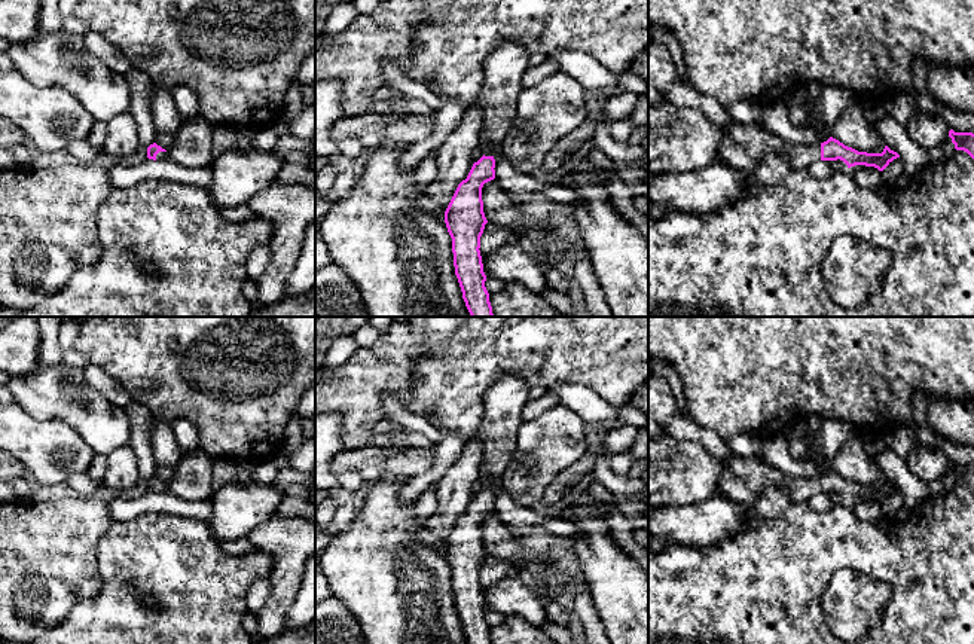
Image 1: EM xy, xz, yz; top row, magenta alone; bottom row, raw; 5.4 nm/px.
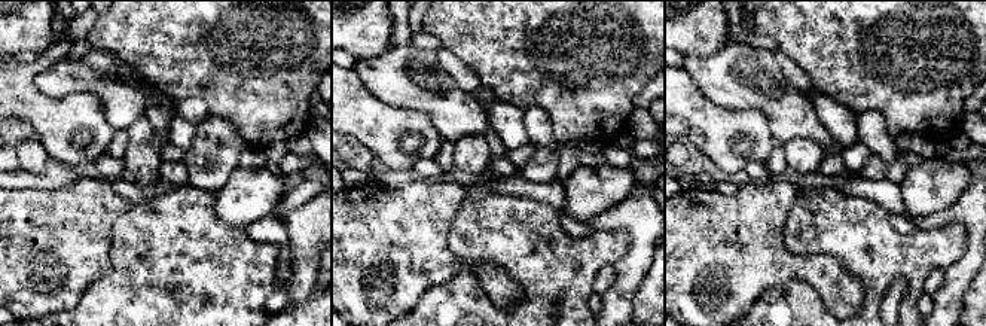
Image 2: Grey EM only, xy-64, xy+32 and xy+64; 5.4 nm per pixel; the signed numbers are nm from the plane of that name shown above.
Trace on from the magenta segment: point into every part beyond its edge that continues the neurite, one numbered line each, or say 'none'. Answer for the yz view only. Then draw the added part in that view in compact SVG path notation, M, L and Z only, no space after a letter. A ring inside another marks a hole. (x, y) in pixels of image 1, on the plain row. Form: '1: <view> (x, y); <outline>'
1: yz (744, 479); M760 455L735 457L724 463L720 491L741 506L754 503L769 486L784 486L794 503L806 503L821 494L821 476L793 477L781 473Z

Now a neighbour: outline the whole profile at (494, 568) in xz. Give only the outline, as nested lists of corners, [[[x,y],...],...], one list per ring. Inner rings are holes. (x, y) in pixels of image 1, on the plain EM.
[[[486,556],[480,570],[480,589],[492,586],[495,582],[507,576],[507,571],[515,565],[510,561]]]

